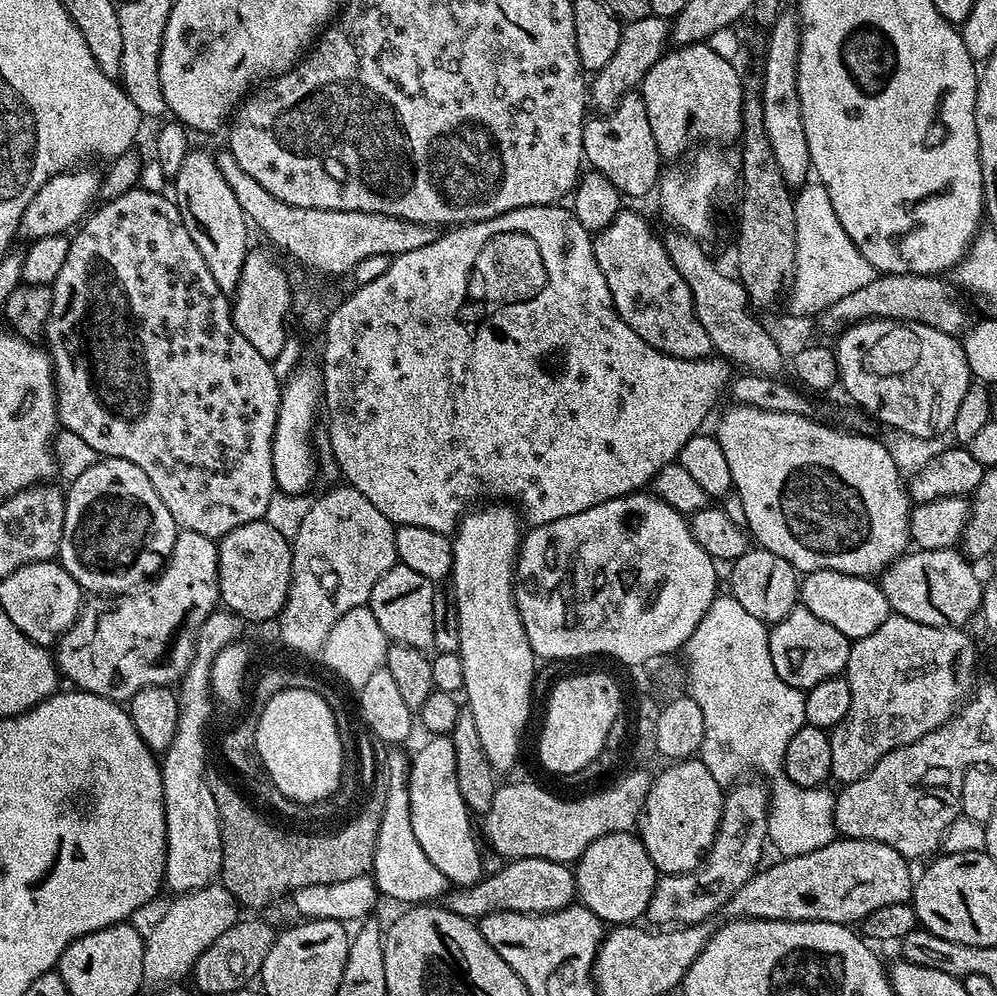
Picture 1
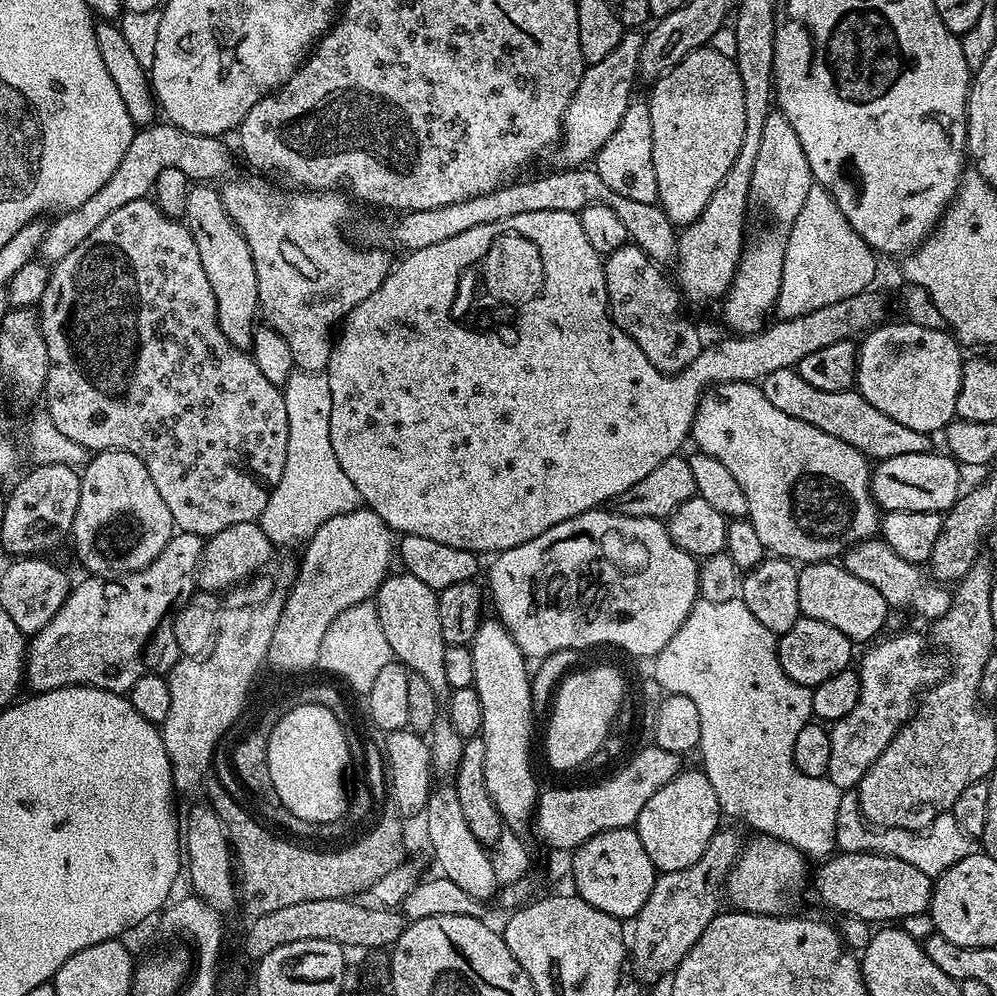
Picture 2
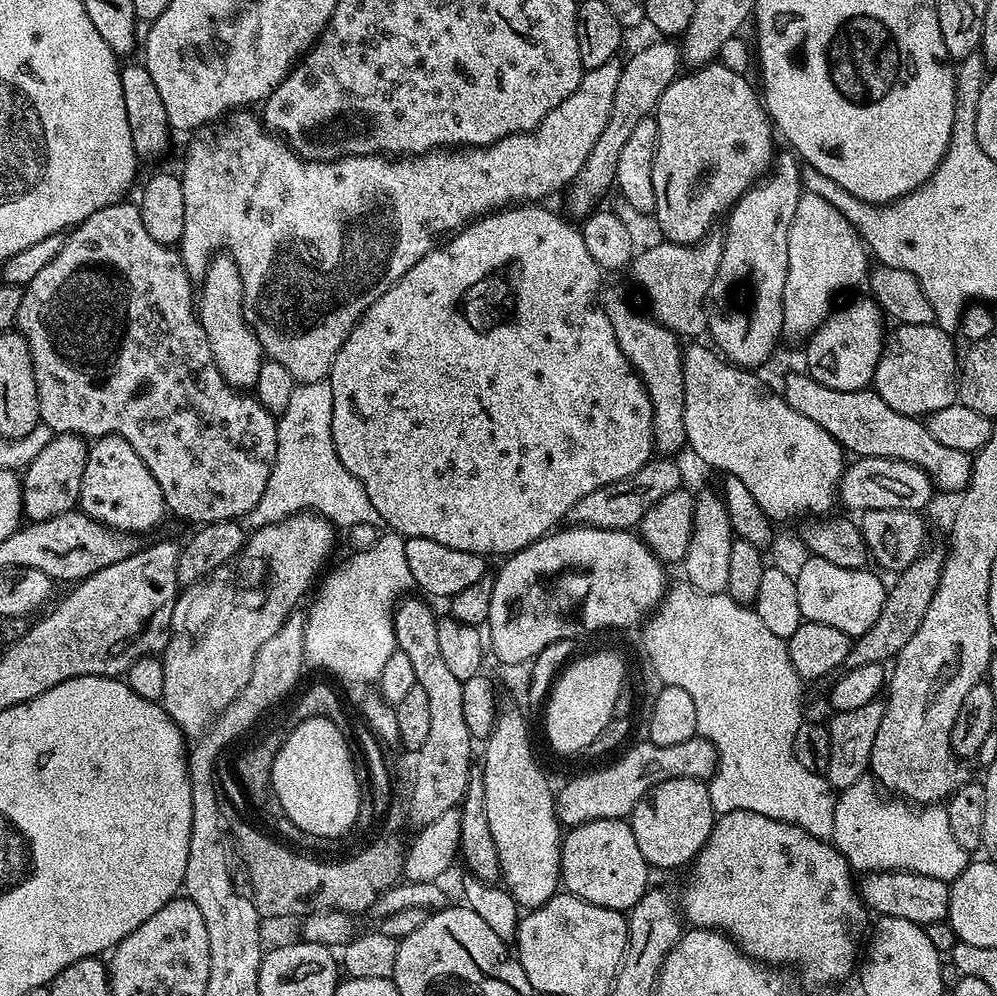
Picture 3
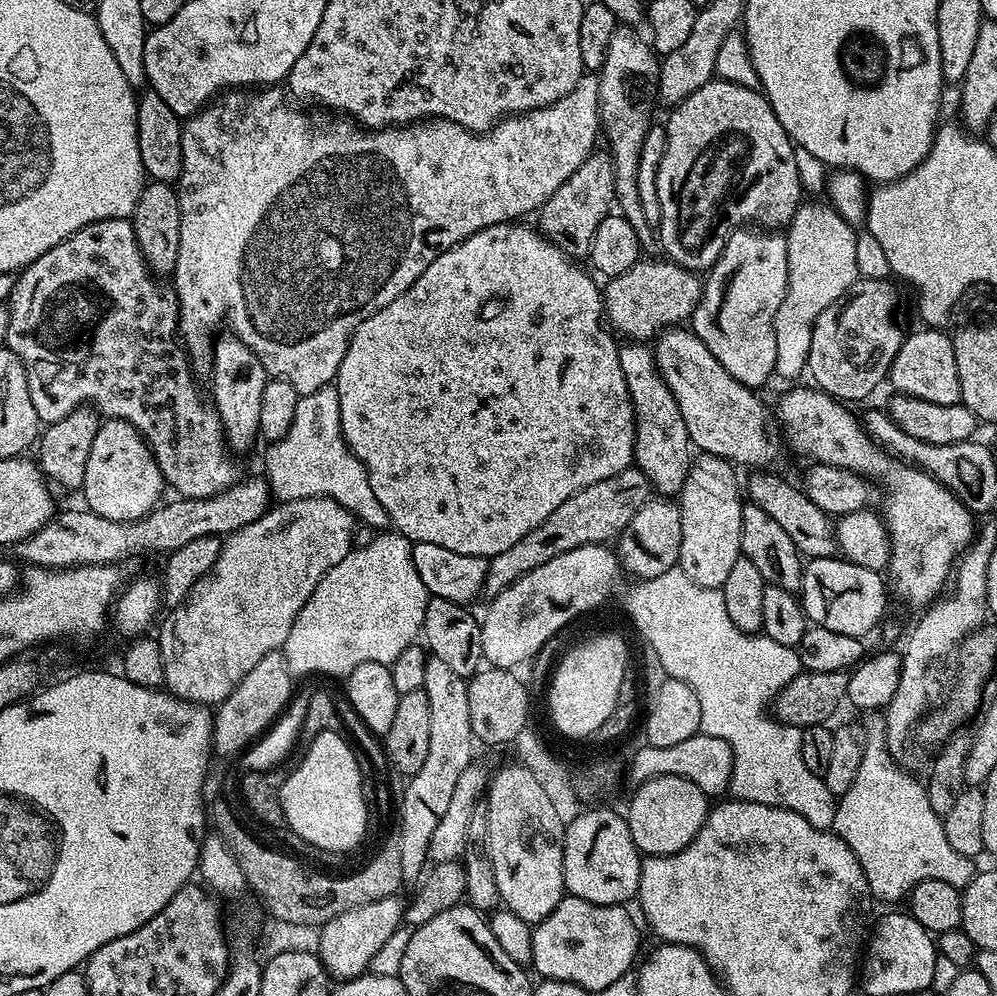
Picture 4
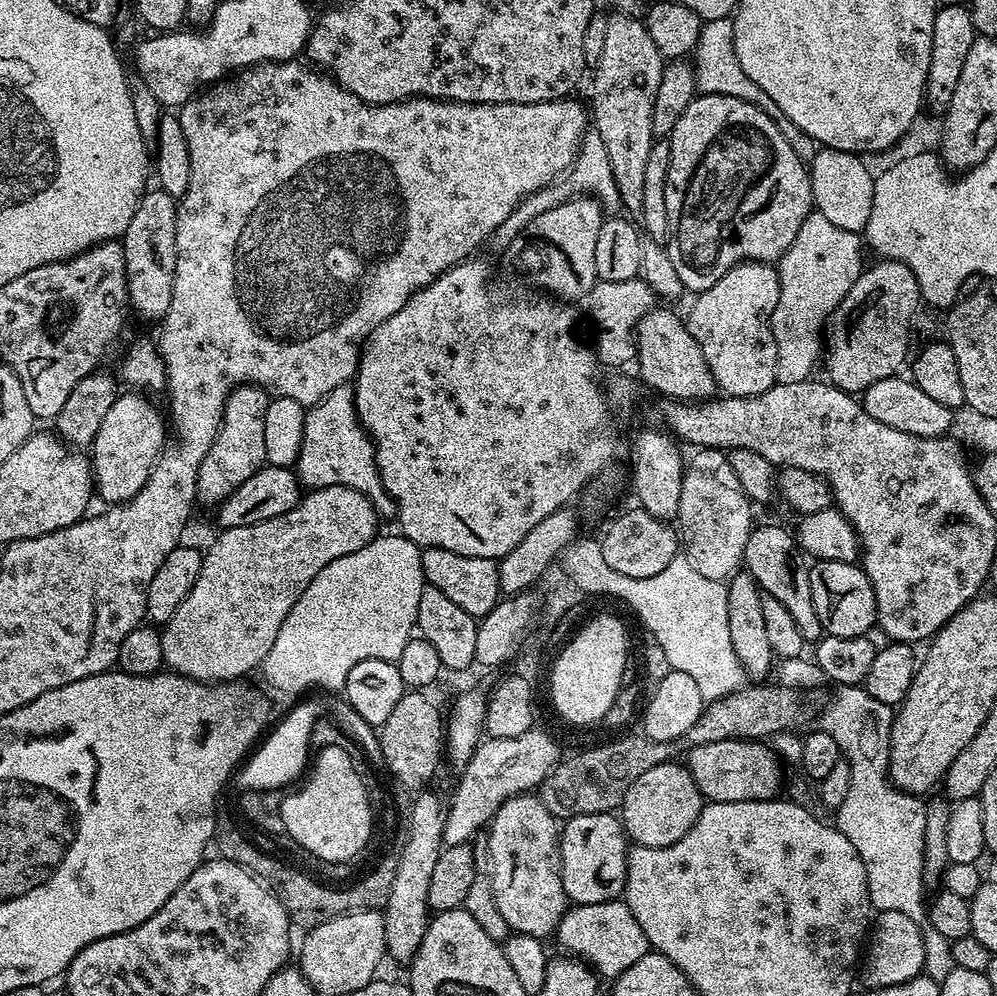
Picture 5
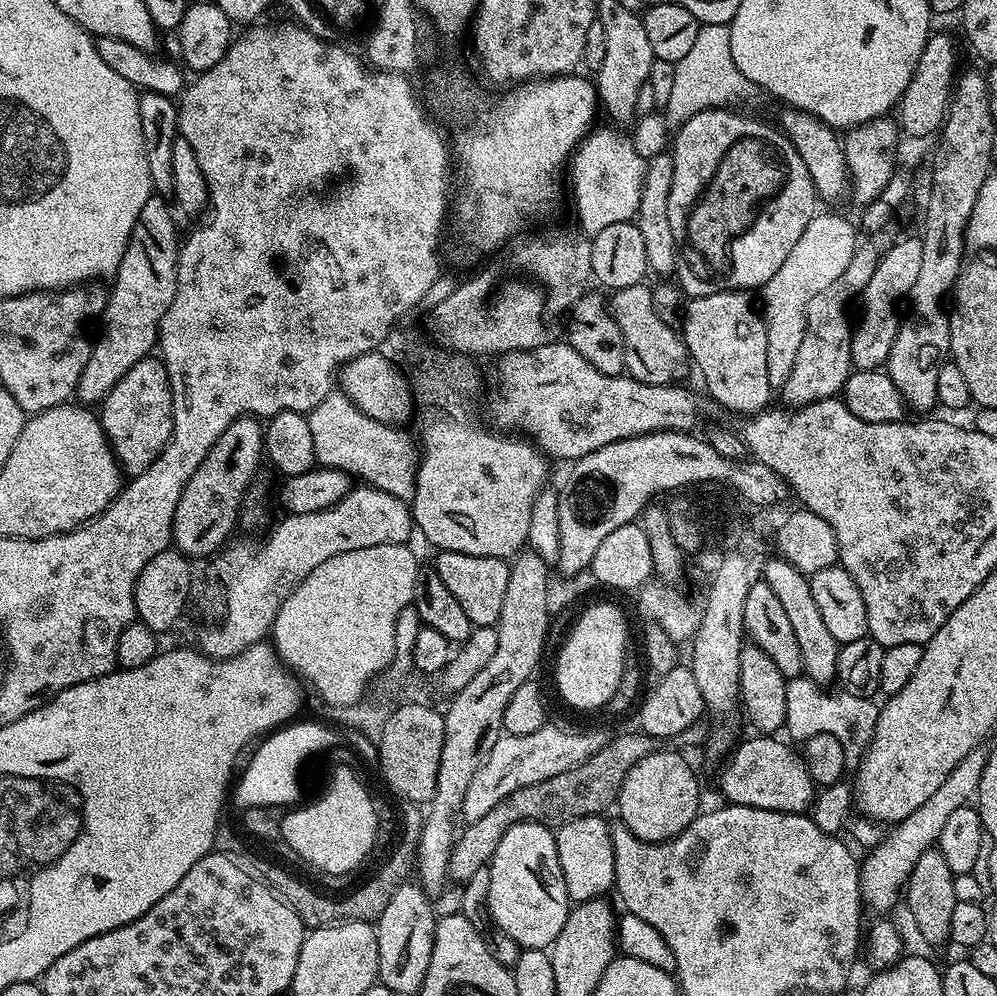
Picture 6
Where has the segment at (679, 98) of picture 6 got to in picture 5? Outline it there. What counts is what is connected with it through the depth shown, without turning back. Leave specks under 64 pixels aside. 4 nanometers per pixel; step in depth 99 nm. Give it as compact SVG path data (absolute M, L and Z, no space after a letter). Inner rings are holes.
M723 16L717 20L705 20L701 23L700 37L694 49L695 56L695 81L696 87L701 93L726 94L730 98L742 98L742 102L750 102L754 106L758 106L771 120L775 120L778 130L782 130L782 138L786 138L790 142L794 154L798 154L801 162L805 166L811 165L814 141L810 138L810 134L798 130L798 126L794 126L794 122L790 122L790 118L786 118L786 114L782 114L782 110L778 110L774 98L770 98L770 94L766 94L766 90L762 90L762 86L757 86L738 63L738 54L734 54L734 26L729 17Z

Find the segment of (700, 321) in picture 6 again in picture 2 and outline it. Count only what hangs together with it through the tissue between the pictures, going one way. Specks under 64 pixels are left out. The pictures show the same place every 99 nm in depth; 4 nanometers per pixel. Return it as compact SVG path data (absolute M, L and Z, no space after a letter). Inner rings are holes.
M779 110L768 113L762 126L762 142L758 145L758 162L754 162L754 178L750 186L750 197L761 208L768 212L773 228L764 228L756 237L744 245L744 252L736 267L736 276L728 287L727 296L723 297L724 320L736 334L751 334L765 327L766 321L773 315L776 299L782 286L782 266L784 251L788 240L788 229L798 210L806 202L806 194L814 186L810 162L806 162L806 150L794 134L794 126Z

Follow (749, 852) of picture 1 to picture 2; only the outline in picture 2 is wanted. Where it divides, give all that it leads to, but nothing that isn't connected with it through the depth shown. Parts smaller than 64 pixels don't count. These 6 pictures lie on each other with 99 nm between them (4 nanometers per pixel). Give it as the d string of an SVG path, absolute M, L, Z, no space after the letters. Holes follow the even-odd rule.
M721 827L710 838L710 846L686 870L661 872L650 890L650 898L642 902L642 910L630 924L630 968L640 980L660 980L676 971L682 958L702 938L702 930L722 908L722 889L740 856L742 839L732 828Z

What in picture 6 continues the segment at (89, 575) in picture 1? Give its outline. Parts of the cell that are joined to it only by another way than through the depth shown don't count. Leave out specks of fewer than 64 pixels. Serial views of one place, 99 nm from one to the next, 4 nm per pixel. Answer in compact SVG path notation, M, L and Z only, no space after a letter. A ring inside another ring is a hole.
M150 354L144 360L134 362L134 366L130 366L130 370L126 370L126 374L122 374L122 378L118 378L114 390L110 390L110 394L102 401L98 415L104 433L108 436L108 444L112 447L112 453L116 455L116 461L120 464L121 469L129 477L142 474L142 470L146 470L146 466L150 466L150 462L154 462L154 458L158 458L158 454L162 454L172 433L170 378L166 374L163 359Z

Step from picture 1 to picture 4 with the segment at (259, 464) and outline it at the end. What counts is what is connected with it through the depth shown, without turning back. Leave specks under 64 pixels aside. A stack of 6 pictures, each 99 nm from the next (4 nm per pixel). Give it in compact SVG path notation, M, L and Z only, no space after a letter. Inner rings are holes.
M110 218L99 220L93 224L87 224L82 230L78 230L70 238L58 242L46 254L42 254L37 260L28 265L16 276L16 285L12 293L8 295L7 306L10 314L10 330L6 347L14 350L18 358L22 358L22 366L26 366L26 382L30 382L30 398L34 401L34 410L38 410L38 418L41 425L47 426L66 418L74 409L88 405L91 406L101 417L110 420L125 420L130 422L144 437L148 443L148 449L154 454L158 462L158 470L164 475L165 485L172 488L177 497L185 500L198 500L210 498L216 494L222 494L224 490L231 487L241 479L242 473L238 465L232 461L233 453L224 439L224 427L215 407L200 393L196 385L197 377L188 359L188 353L184 351L183 343L178 335L180 327L180 304L176 300L175 291L168 288L167 283L154 278L154 274L148 269L148 264L142 258L142 250L138 246L138 238L134 234L134 226L131 219Z

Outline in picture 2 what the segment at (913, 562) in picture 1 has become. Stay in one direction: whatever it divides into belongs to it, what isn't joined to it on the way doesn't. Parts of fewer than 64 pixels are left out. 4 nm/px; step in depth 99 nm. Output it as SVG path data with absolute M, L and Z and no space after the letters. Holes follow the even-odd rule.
M882 538L860 540L852 545L842 557L842 567L854 578L862 578L862 582L870 582L882 598L886 598L889 609L913 608L920 616L925 616L928 622L934 622L939 616L944 616L952 606L953 593L948 592L941 581L933 578L921 565L911 564L899 554L894 554L890 546Z

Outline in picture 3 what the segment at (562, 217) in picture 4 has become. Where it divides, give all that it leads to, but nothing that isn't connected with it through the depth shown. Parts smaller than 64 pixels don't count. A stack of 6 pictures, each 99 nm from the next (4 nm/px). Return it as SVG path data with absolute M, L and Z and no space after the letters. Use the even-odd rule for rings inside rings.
M656 38L653 44L638 49L628 61L623 61L618 90L614 90L614 102L610 106L606 130L602 130L598 142L594 142L594 150L590 150L590 158L586 158L582 170L578 170L578 174L566 189L569 217L587 216L599 205L596 203L607 194L608 187L611 189L615 185L618 154L622 152L626 138L630 138L631 131L634 126L638 126L642 118L653 115L661 94L666 90L666 86L670 86L670 82L676 79L681 68L681 45L672 38Z

